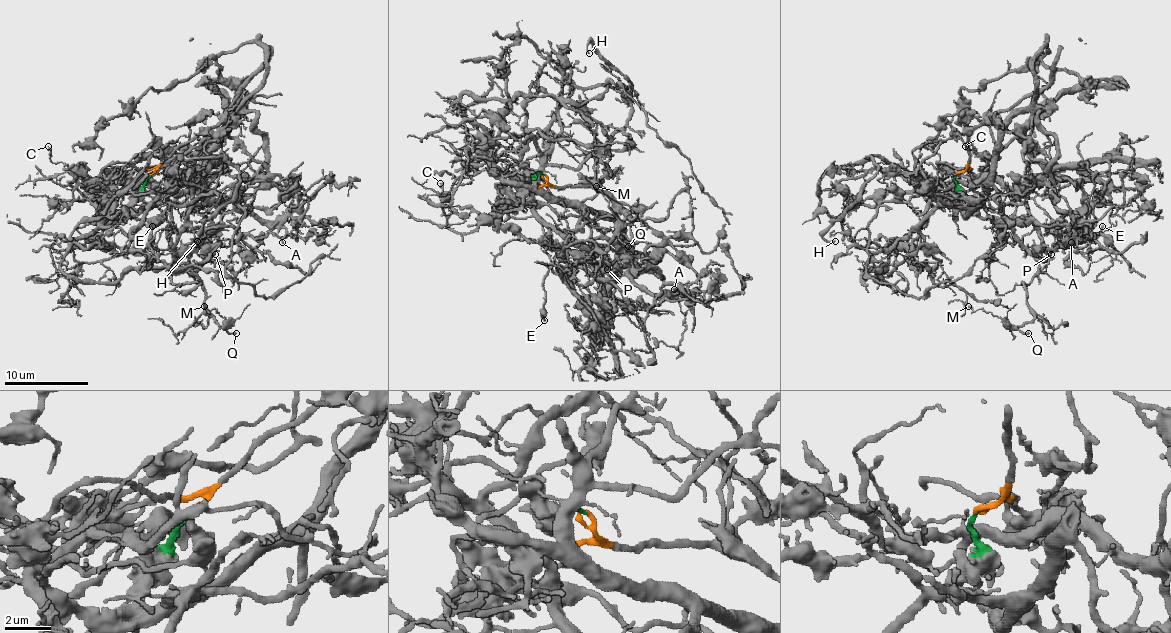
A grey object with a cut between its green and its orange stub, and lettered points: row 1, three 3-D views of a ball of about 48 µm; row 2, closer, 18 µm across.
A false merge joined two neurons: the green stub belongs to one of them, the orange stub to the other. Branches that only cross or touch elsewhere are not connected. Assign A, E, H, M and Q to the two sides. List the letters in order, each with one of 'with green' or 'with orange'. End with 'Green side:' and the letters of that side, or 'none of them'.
A: with orange
E: with orange
H: with green
M: with orange
Q: with orange
Green side: H

